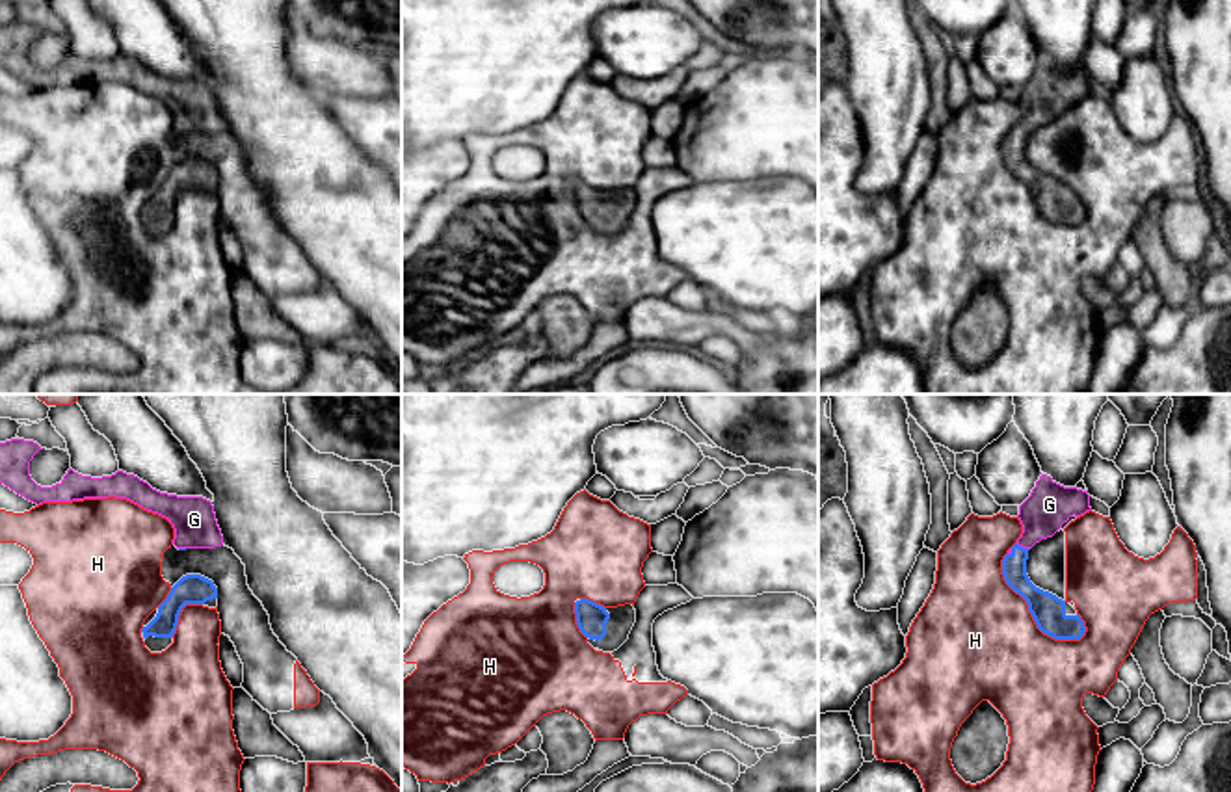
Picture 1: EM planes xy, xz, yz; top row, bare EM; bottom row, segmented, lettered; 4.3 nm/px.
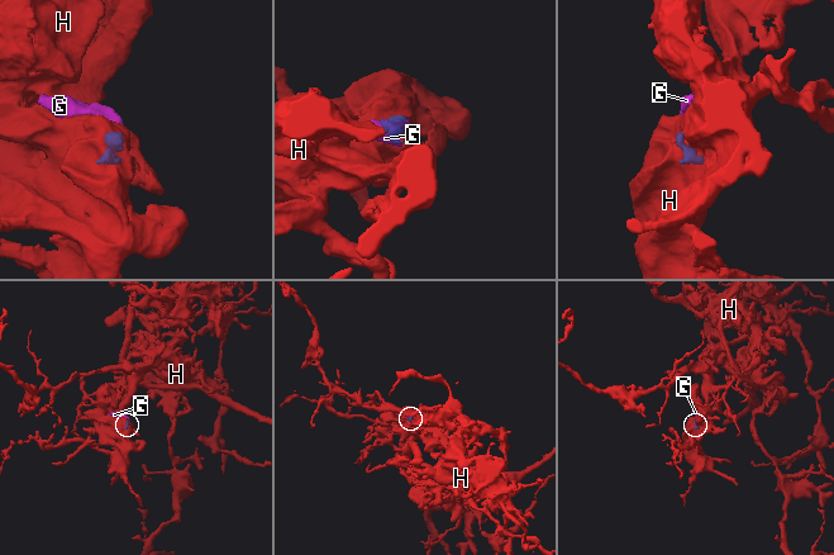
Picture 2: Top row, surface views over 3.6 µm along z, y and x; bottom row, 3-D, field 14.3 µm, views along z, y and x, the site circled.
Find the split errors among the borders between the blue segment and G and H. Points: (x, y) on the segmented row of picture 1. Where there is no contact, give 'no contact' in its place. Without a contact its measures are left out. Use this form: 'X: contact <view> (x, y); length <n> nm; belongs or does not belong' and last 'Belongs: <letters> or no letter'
G: contact yz (1021, 547); length 70 nm; belongs
H: contact yz (1029, 610); length 500 nm; does not belong
Belongs: G

